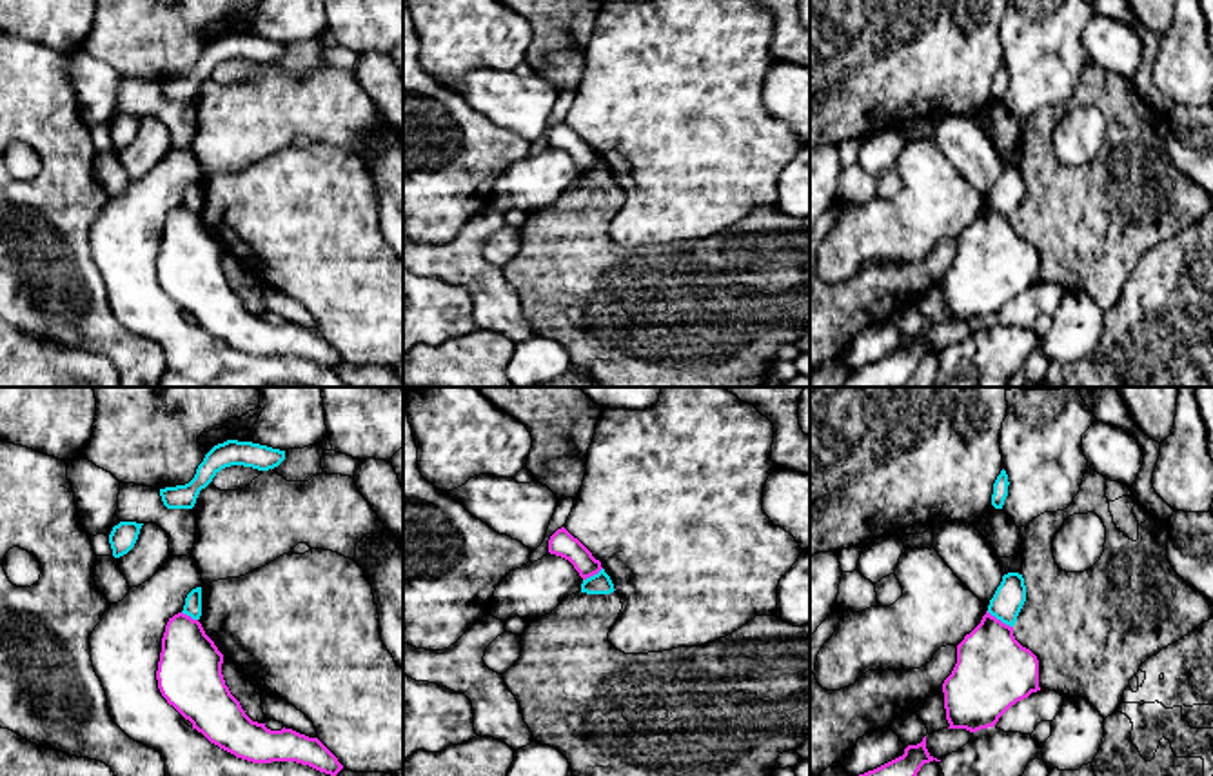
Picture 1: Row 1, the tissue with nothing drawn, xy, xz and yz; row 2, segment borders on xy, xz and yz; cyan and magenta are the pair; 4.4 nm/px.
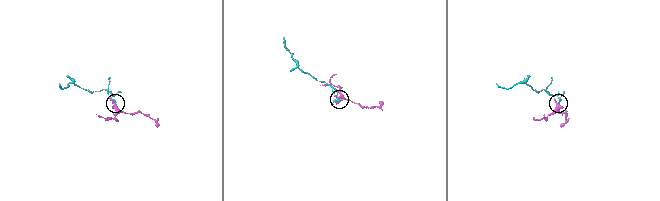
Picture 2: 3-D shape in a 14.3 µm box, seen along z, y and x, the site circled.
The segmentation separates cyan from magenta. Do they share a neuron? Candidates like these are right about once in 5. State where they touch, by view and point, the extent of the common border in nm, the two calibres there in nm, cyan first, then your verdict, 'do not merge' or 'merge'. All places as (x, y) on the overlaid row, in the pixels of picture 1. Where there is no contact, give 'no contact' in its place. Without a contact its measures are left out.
meets cyan in yz at (999, 618); contact 140 nm long; 140 nm thick on the cyan side, 340 nm on the other; do not merge

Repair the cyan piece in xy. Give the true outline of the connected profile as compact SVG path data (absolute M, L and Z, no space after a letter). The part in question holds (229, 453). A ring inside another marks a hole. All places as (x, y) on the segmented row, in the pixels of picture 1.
M227 440L205 454L189 483L160 489L160 496L167 509L192 509L200 491L205 489L222 469L243 465L269 471L278 467L283 460L285 451L252 442Z

